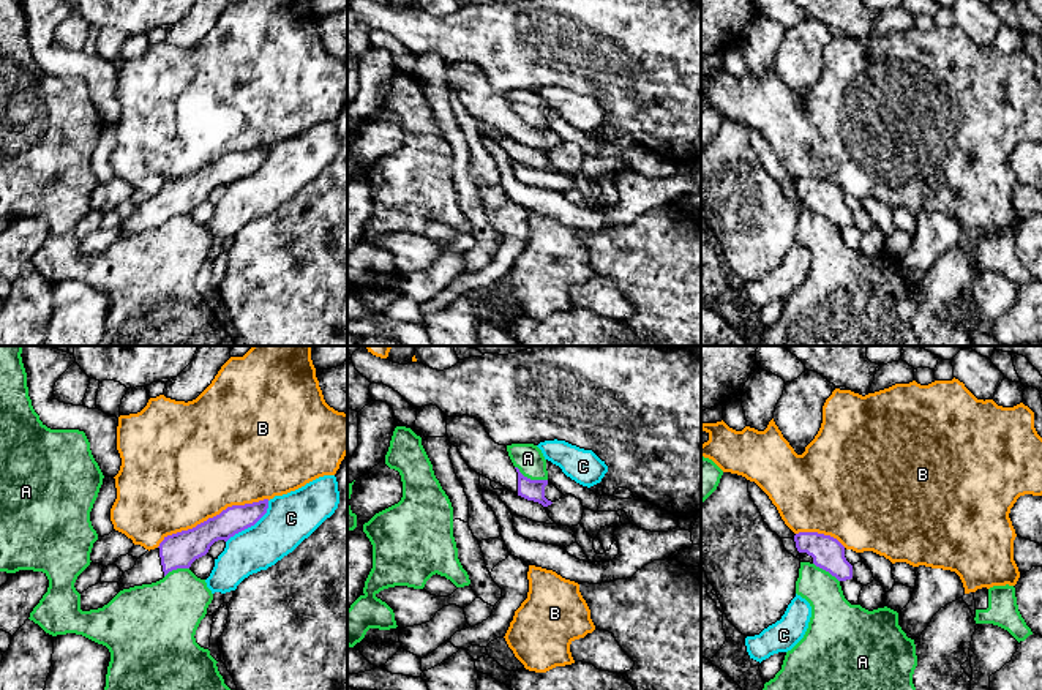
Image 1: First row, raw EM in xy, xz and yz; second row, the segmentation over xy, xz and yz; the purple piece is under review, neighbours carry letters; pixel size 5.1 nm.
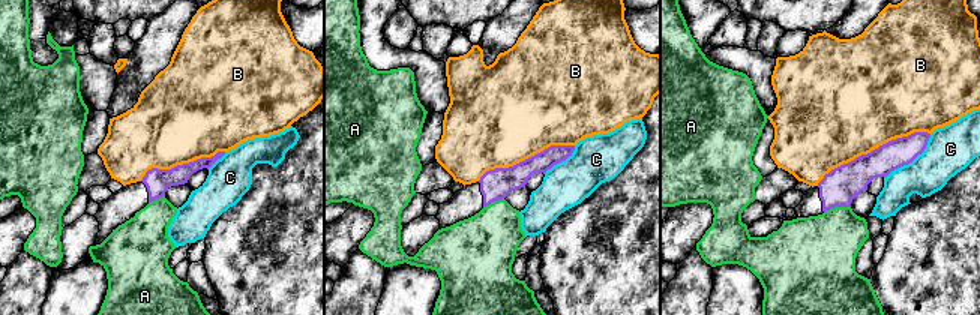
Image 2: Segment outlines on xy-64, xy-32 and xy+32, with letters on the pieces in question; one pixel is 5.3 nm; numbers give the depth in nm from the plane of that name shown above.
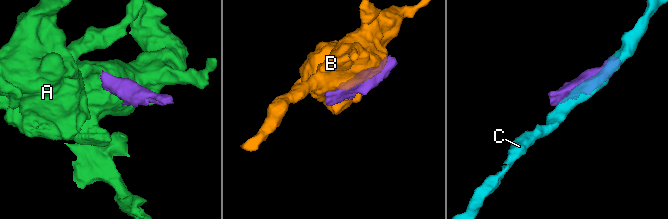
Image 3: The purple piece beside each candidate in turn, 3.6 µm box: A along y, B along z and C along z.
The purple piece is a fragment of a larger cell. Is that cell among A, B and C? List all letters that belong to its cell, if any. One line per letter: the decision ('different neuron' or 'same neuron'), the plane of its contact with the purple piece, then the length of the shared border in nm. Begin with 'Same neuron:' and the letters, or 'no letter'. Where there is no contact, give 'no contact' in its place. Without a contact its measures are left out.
Same neuron: no letter
A: different neuron; meets purple in xz; contact 180 nm long
B: different neuron; meets purple in xy; contact 600 nm long
C: different neuron; meets purple in xy; contact 300 nm long

